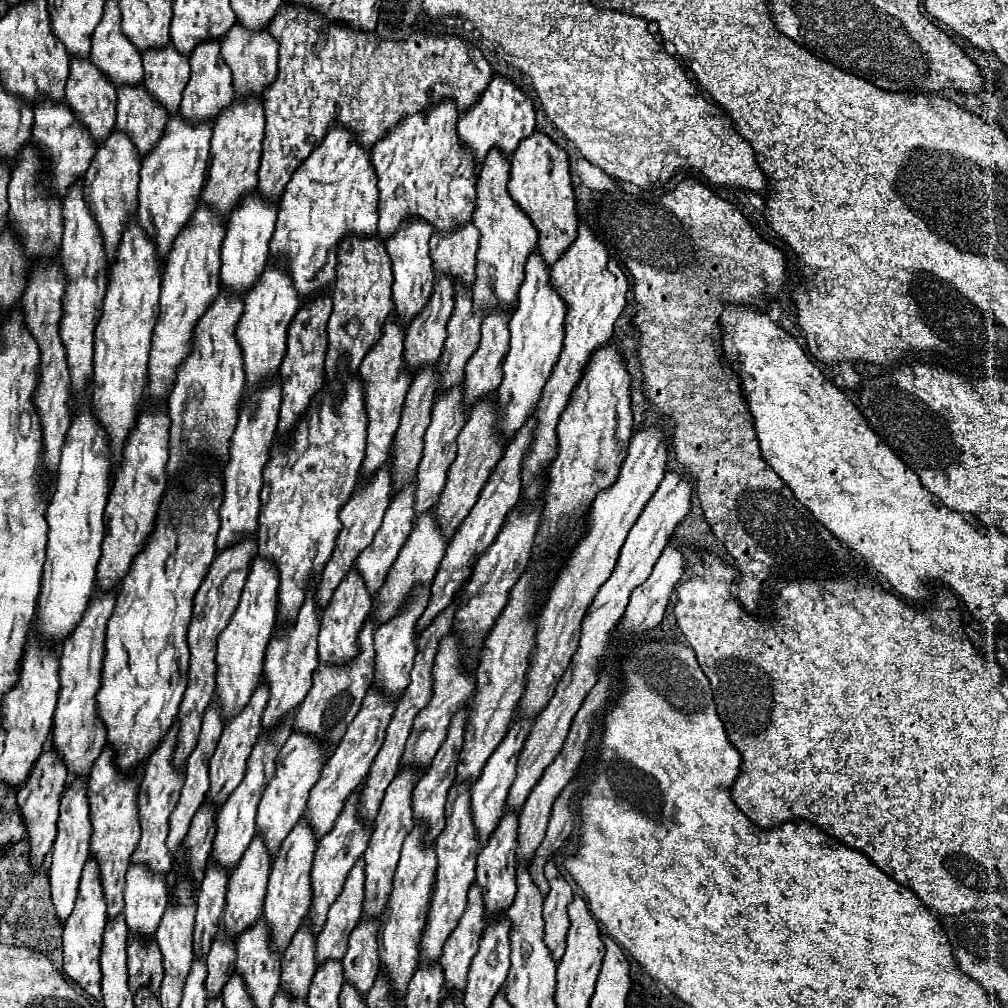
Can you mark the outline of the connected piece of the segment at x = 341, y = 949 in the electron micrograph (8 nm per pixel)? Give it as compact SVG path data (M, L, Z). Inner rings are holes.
M364 859L352 867L342 893L332 903L324 929L316 937L316 963L342 959L348 949L348 937L362 915L364 903Z

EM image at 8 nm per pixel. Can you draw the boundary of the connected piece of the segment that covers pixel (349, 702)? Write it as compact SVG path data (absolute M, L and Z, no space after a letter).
M368 617L366 623L360 629L360 635L358 635L358 649L360 651L352 661L346 661L342 665L320 663L314 669L312 687L310 687L306 699L302 701L300 711L294 719L294 729L296 731L306 731L306 733L322 739L322 743L330 747L330 753L336 749L336 745L344 737L346 727L352 723L352 717L358 713L358 709L362 705L362 699L364 699L366 691L370 689L370 685L374 681L374 657L376 657L374 631L376 631L376 625Z

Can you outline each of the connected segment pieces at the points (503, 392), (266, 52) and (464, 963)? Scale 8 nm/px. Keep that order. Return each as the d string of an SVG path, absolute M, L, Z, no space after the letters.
M534 249L526 261L524 281L518 293L518 305L510 319L510 351L504 359L504 379L498 387L498 429L506 439L510 439L524 425L542 395L542 389L562 349L564 319L566 303L560 293L552 289L548 265L542 259L540 251Z
M234 23L230 31L222 37L222 57L226 65L232 69L234 75L234 89L238 95L260 95L260 91L274 81L274 75L278 73L278 41L270 35L268 29L258 29L258 33L252 33L252 29L246 29L242 23Z
M472 883L468 889L468 907L462 915L458 927L446 939L440 965L444 967L446 989L464 989L466 975L472 963L472 957L478 953L478 941L486 925L486 907L482 889L478 883Z

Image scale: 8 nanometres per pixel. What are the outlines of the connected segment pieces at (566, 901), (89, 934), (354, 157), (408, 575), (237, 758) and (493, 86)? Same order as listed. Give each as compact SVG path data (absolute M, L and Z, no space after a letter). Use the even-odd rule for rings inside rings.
M552 859L546 863L544 871L546 871L546 879L550 883L550 891L544 899L544 921L546 921L544 941L546 941L548 949L552 951L554 961L558 963L562 959L562 953L566 947L566 933L570 927L566 907L570 905L574 895L572 895L570 885L566 883L566 879L560 875L558 865Z
M90 857L84 865L80 889L76 897L76 905L72 915L66 921L64 935L62 935L62 947L64 947L64 971L82 987L86 989L94 999L100 999L100 951L102 951L102 933L106 925L108 913L106 913L106 899L100 885L98 875L98 863L94 857Z
M342 123L330 125L324 141L296 169L278 201L278 221L270 241L270 253L272 257L288 255L288 273L300 299L330 289L336 267L336 243L342 237L350 233L376 233L378 179L370 155L370 149L360 145L352 129L346 129Z
M434 507L424 511L422 515L416 517L412 533L408 537L408 541L404 543L404 547L398 553L398 559L394 561L388 577L386 577L386 585L382 587L382 597L378 597L378 601L374 601L372 609L374 609L374 619L380 625L382 621L386 621L386 617L390 617L390 613L394 613L394 609L398 609L398 601L402 601L402 597L406 597L406 593L410 593L410 585L414 585L414 581L432 581L438 565L446 553L448 547L448 539L444 537Z
M262 679L260 685L254 689L248 705L242 709L242 713L234 715L232 719L228 719L228 723L224 725L224 731L222 731L222 737L216 745L216 751L210 759L210 791L208 791L208 801L216 803L216 805L222 805L228 795L238 787L238 783L244 779L244 771L246 771L246 759L250 757L252 753L252 747L256 745L258 741L258 735L262 731L262 711L268 703L268 685L266 681Z
M498 73L492 77L490 85L482 91L478 101L466 111L462 111L458 117L460 141L464 141L474 149L478 157L478 171L482 159L494 145L500 147L500 151L504 153L512 153L518 147L518 143L534 131L534 127L536 127L536 119L534 119L532 99L526 97L524 91L520 91L520 87L514 85L512 79L502 77Z

